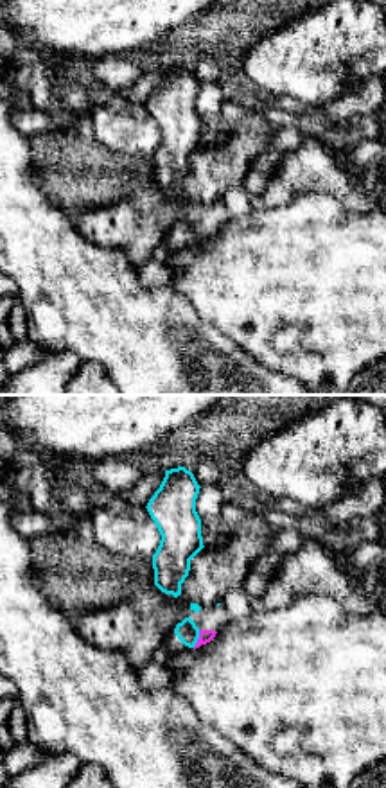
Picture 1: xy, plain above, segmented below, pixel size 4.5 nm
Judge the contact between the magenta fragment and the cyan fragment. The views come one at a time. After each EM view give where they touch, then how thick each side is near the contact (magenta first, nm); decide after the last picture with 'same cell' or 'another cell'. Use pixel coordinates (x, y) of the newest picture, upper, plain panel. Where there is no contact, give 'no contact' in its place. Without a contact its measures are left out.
contact (198, 237); calibres 60 and 100 nm

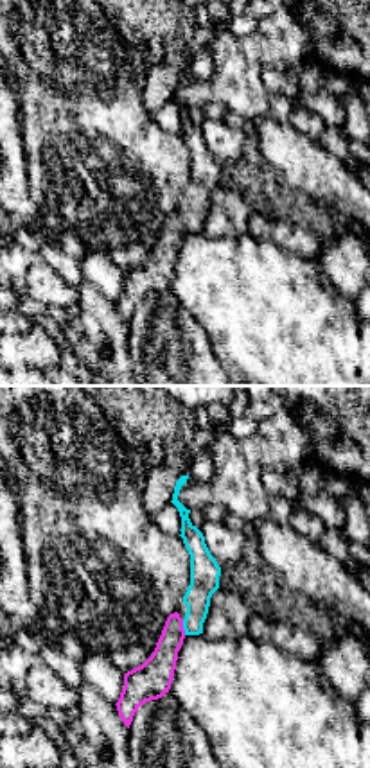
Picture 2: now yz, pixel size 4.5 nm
contact (182, 225); calibres 160 and 130 nm

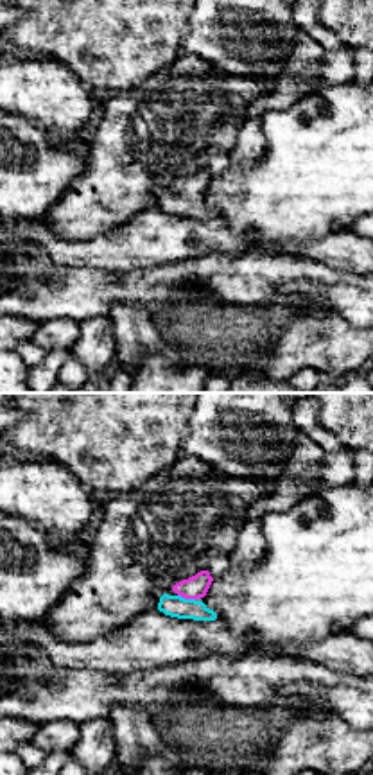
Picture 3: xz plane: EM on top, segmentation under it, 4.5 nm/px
contact (187, 196); calibres 100 and 100 nm

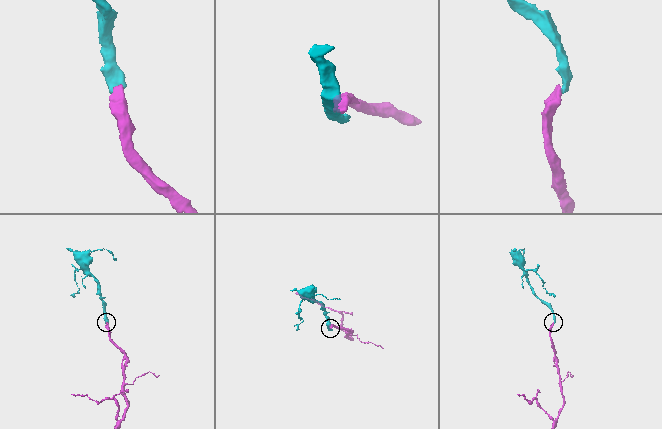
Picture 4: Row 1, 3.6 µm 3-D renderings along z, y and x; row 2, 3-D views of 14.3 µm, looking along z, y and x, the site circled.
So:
same cell

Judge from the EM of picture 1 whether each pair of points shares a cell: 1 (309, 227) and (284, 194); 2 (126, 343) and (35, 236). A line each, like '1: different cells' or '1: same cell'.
1: different cells
2: same cell

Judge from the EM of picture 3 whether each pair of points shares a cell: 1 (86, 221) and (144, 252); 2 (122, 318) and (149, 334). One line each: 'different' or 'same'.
1: different
2: same

